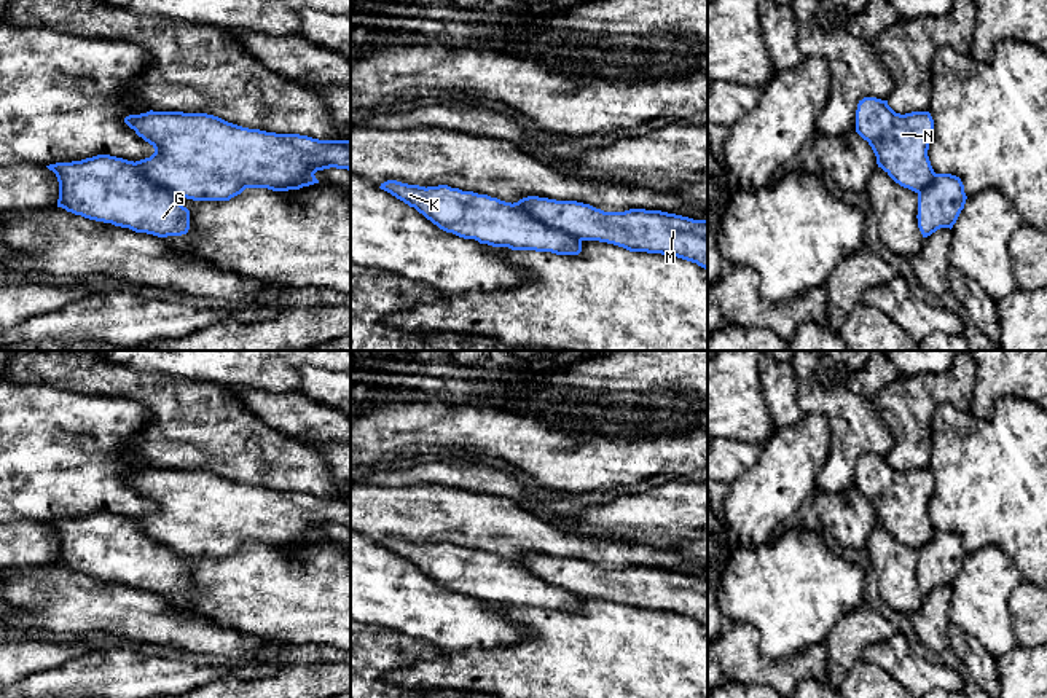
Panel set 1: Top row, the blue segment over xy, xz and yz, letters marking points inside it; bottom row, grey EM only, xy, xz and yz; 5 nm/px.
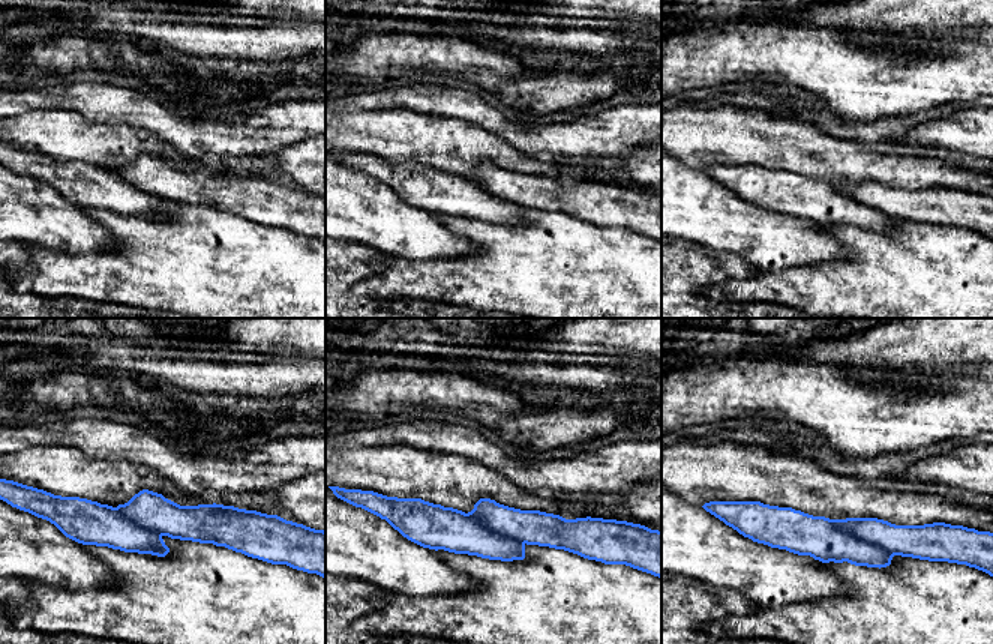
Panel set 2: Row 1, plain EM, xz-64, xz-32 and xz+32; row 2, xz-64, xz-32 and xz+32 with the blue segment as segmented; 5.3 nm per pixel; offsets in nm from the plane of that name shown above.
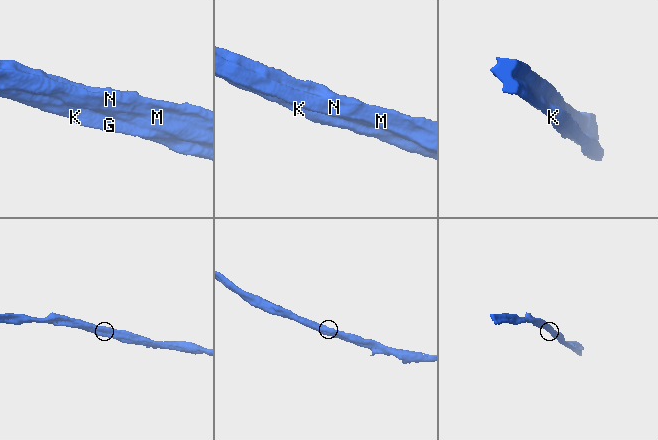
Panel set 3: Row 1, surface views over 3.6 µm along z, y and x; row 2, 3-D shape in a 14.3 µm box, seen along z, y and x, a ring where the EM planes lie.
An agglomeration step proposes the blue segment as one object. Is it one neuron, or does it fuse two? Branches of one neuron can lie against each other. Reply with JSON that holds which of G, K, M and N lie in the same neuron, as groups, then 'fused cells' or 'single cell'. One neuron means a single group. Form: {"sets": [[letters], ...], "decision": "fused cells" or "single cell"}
{"sets": [["G", "K"], ["M", "N"]], "decision": "fused cells"}

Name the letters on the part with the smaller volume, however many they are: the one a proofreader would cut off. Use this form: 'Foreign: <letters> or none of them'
Foreign: G, K

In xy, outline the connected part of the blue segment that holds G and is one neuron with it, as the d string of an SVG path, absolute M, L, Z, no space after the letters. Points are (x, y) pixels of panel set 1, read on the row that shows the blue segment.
M110 155L46 166L59 182L57 207L158 237L190 229L180 198L150 182L134 163Z

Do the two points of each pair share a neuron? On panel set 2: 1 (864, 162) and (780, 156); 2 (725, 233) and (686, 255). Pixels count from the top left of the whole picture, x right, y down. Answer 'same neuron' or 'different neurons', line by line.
1: same neuron
2: different neurons

